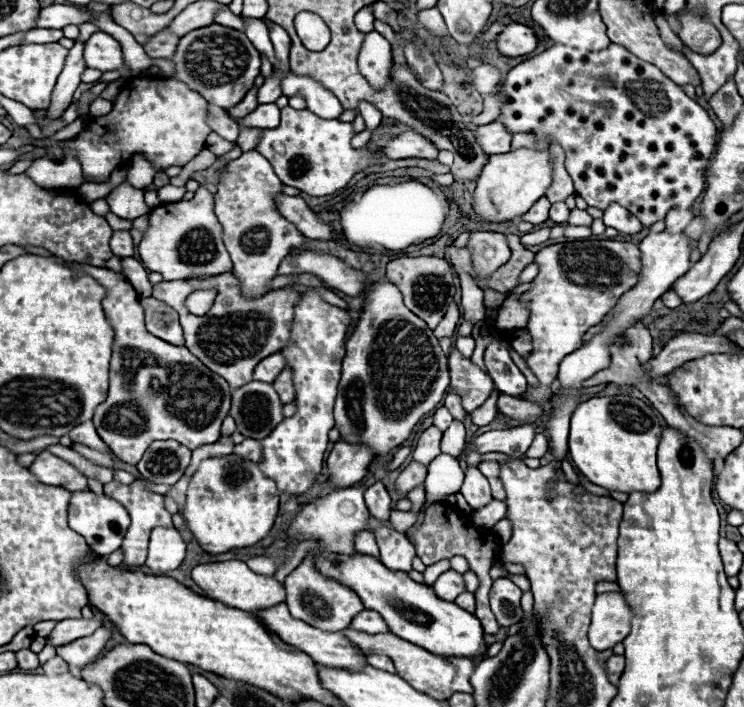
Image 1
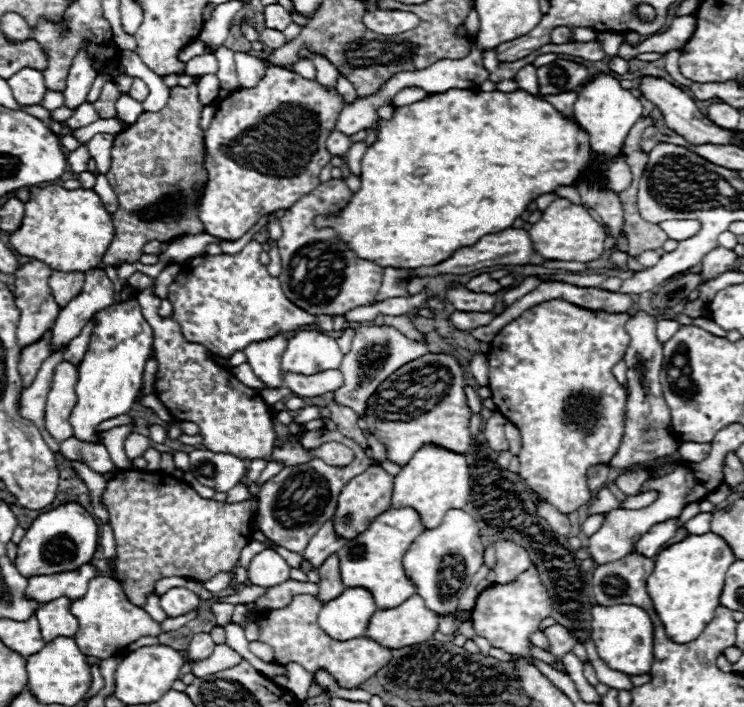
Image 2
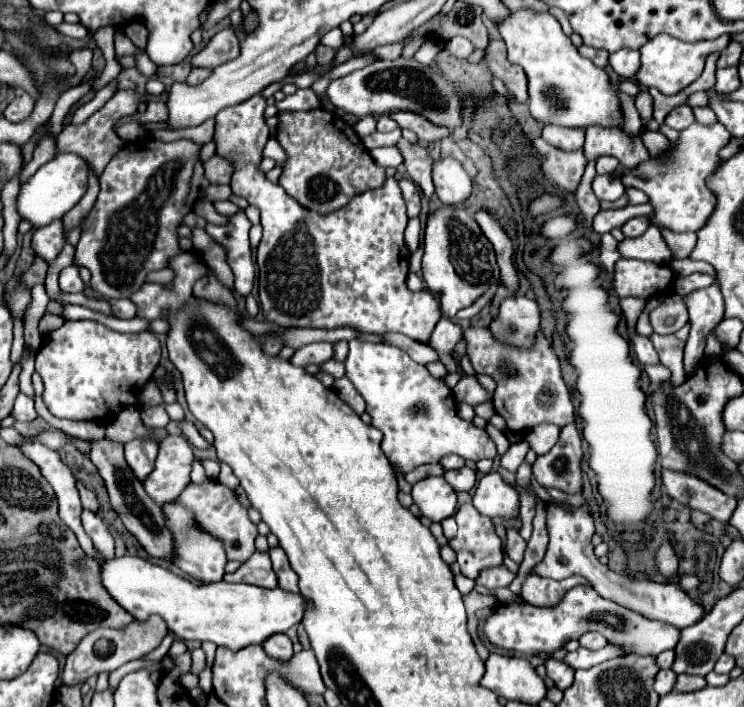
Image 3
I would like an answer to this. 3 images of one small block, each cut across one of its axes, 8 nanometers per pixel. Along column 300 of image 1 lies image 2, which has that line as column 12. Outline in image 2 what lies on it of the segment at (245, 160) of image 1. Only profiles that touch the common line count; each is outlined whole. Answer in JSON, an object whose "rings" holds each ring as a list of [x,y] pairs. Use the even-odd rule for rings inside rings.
{"rings":[[[62,186],[30,188],[30,192],[32,200],[24,204],[22,226],[10,234],[12,248],[22,256],[42,260],[62,272],[86,272],[96,268],[116,234],[112,214],[108,214],[100,196],[92,188],[66,190]]]}

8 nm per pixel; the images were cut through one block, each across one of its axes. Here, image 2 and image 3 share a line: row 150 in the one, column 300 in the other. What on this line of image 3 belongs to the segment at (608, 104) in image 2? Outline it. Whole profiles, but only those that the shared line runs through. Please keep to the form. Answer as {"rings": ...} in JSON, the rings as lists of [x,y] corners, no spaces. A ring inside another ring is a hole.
{"rings":[[[122,556],[112,558],[106,564],[102,564],[102,582],[106,590],[124,606],[136,620],[146,622],[152,614],[158,614],[164,622],[168,632],[178,636],[184,642],[214,642],[216,646],[226,646],[230,650],[240,650],[250,644],[262,644],[264,638],[288,632],[288,628],[300,624],[304,610],[308,602],[302,598],[302,594],[288,594],[286,590],[268,590],[258,588],[252,584],[228,584],[224,580],[214,584],[194,584],[192,580],[186,580],[162,566],[156,566],[140,556]]]}

